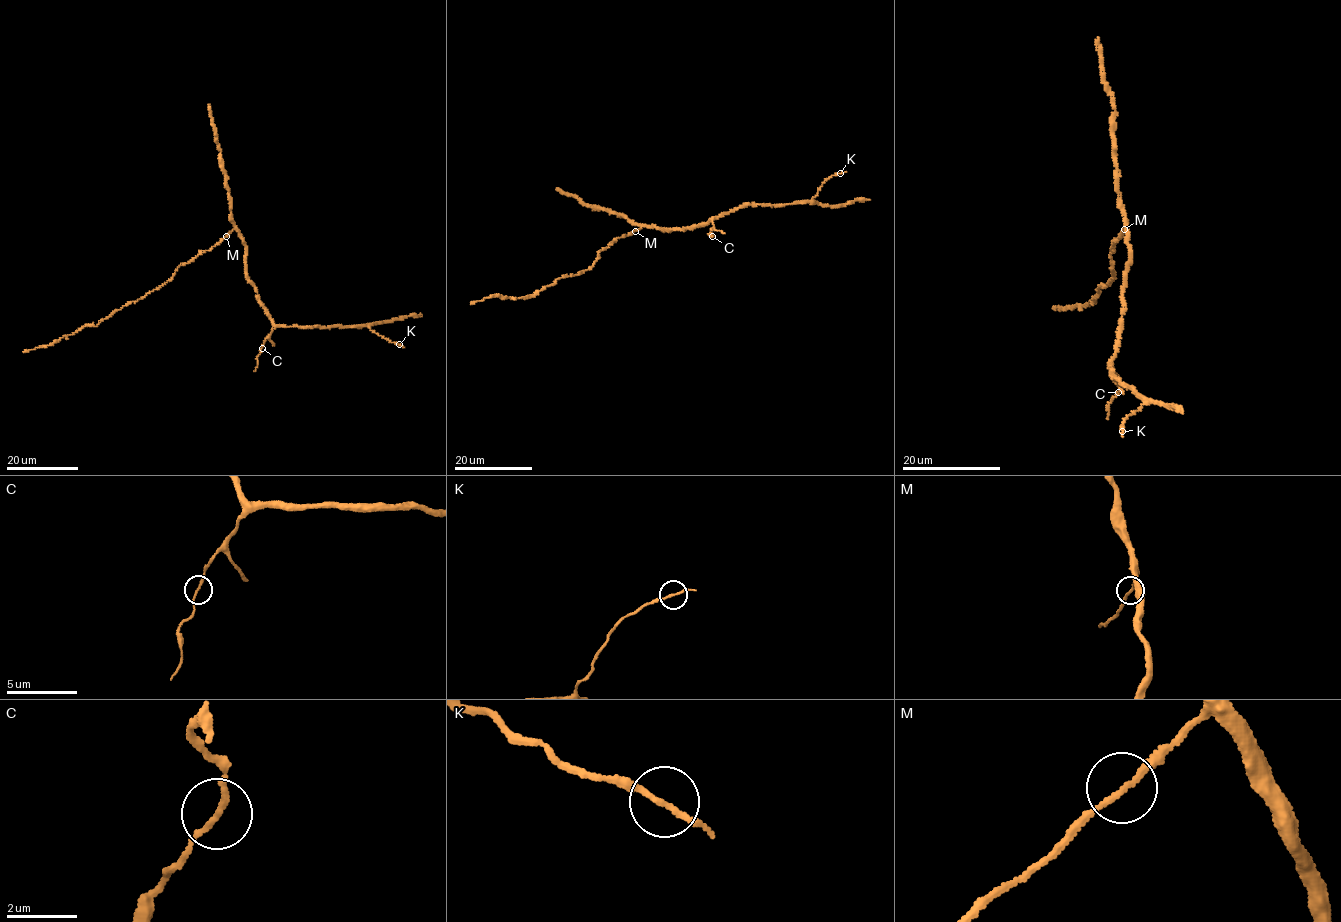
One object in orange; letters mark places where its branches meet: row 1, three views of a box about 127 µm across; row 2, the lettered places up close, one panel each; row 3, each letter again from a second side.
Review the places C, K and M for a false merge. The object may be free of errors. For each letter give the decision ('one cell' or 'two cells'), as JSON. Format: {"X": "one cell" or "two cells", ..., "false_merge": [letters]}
{"C": "one cell", "K": "one cell", "M": "one cell", "false_merge": []}

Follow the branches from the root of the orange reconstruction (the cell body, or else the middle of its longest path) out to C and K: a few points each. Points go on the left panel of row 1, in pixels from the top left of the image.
C: (237, 230), (246, 247), (248, 281), (273, 326), (262, 348)
K: (237, 230), (246, 247), (248, 281), (254, 287), (257, 300), (275, 325), (325, 327), (366, 324), (399, 344)

